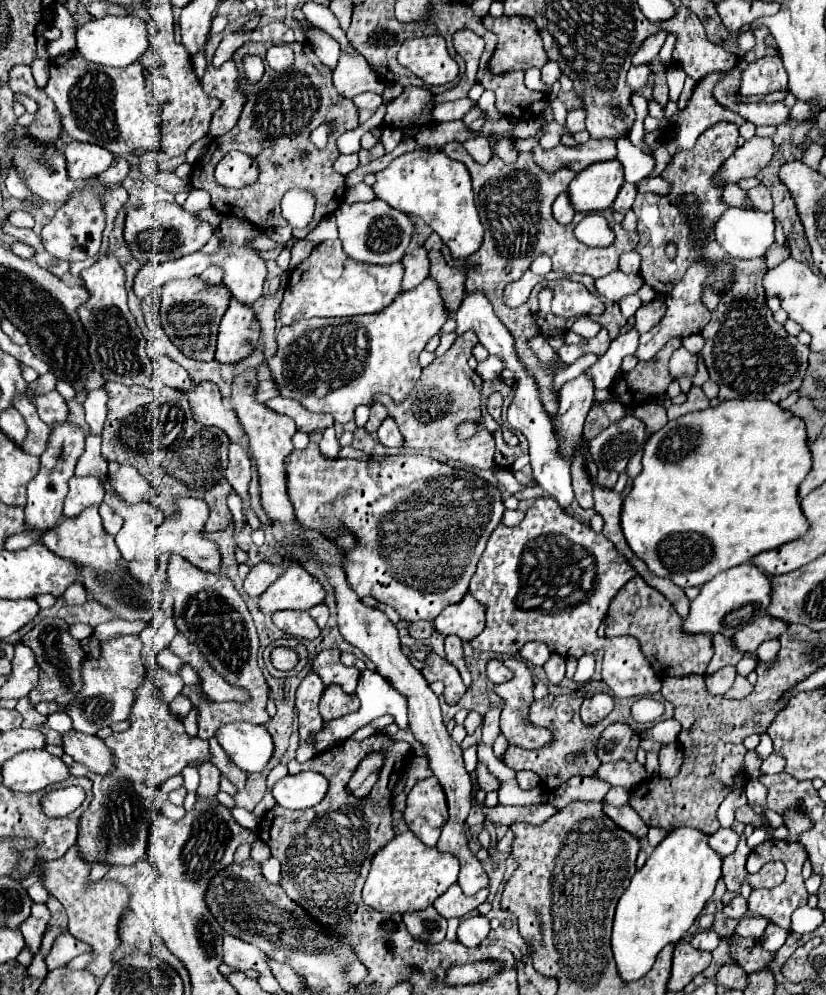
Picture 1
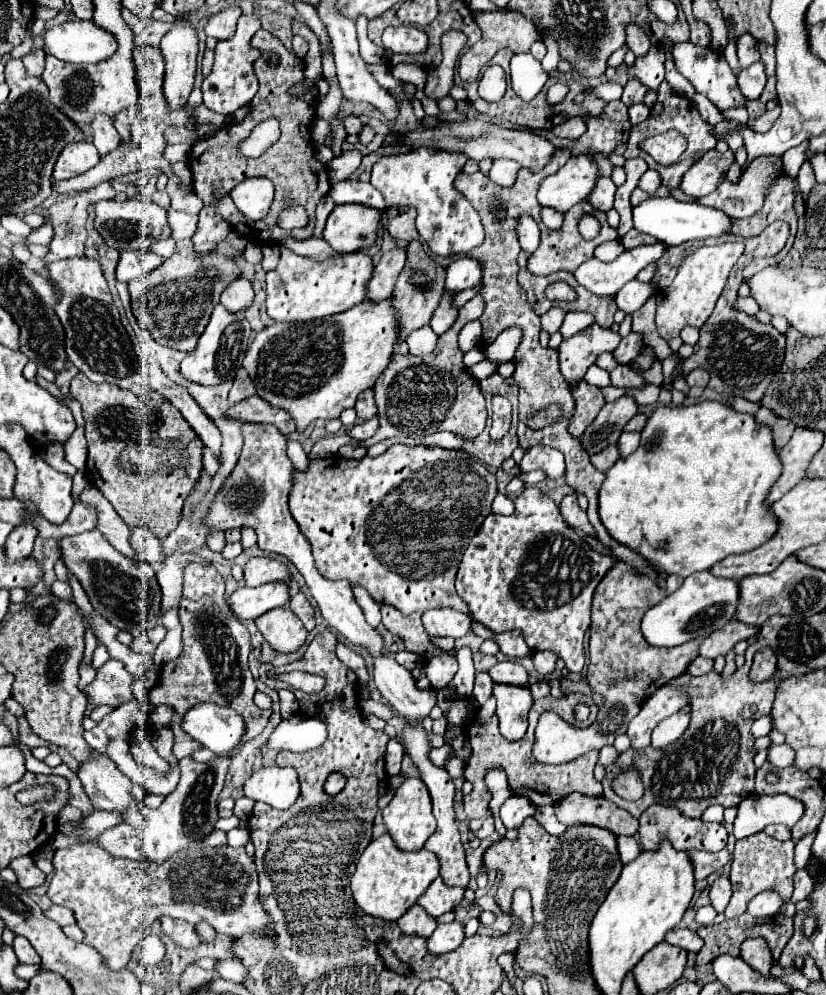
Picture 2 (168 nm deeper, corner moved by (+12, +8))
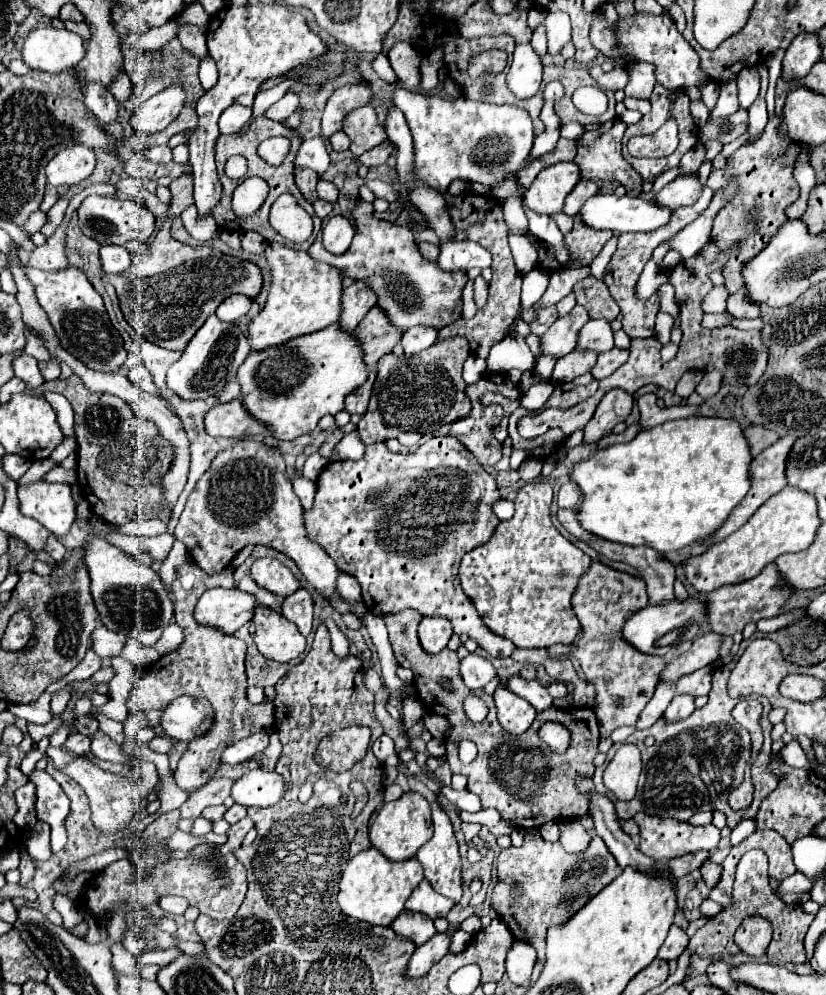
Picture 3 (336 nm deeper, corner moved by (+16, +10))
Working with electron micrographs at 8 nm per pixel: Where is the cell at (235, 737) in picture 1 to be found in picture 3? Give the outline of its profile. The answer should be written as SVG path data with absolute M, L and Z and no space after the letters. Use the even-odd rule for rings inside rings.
M180 696L164 708L160 726L168 738L190 742L212 726L210 704L192 696Z

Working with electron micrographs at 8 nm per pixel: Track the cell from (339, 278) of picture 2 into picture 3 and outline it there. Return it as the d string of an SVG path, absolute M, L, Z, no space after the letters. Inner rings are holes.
M284 244L266 246L268 264L272 268L274 282L270 286L268 302L262 312L248 324L248 340L252 350L266 350L280 346L292 338L324 330L326 326L338 322L340 316L340 296L342 296L342 274L330 264L316 262L308 252L292 250Z

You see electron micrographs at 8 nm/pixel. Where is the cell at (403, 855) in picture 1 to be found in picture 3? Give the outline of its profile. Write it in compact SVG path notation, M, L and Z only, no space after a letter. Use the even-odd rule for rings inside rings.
M368 848L348 862L338 882L336 902L342 914L358 922L368 922L372 926L390 926L404 910L406 900L410 898L412 890L422 882L422 878L424 870L416 858L406 862L392 862L376 848Z

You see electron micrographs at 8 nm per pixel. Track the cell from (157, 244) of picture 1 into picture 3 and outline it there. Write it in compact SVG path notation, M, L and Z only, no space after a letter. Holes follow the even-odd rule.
M88 196L78 208L80 230L98 244L126 244L128 240L148 242L154 232L154 214L132 200L118 200L106 196Z

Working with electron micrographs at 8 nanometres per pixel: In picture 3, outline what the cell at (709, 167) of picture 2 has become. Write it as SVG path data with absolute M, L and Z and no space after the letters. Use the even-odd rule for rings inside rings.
M696 174L678 176L670 184L666 184L654 198L660 206L668 206L668 210L678 210L680 206L692 206L702 194L702 184Z

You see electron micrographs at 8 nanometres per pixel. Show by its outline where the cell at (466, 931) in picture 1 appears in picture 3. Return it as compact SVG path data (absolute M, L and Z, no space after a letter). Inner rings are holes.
M438 932L430 942L416 948L416 952L412 954L412 958L406 966L404 976L406 978L426 976L428 970L448 954L448 946L450 946L450 936L446 932Z

